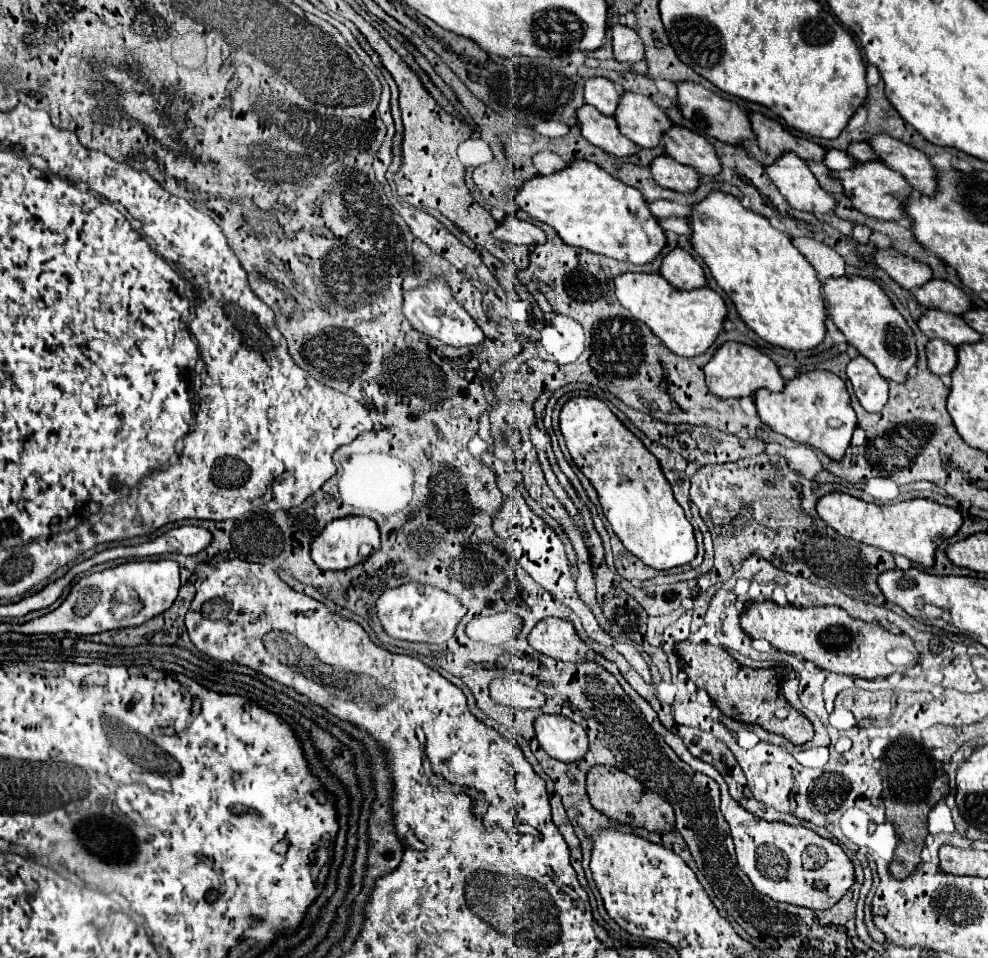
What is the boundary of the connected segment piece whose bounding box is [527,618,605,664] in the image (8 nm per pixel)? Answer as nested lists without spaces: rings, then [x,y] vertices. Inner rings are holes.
[[[545,618],[535,624],[535,628],[527,636],[529,644],[555,660],[567,660],[567,662],[585,662],[589,656],[593,656],[595,662],[605,662],[601,654],[591,650],[589,644],[585,644],[573,624],[565,618]]]

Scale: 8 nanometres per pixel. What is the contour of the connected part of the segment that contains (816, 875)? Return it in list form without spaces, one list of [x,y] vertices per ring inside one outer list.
[[[653,720],[651,726],[655,732],[659,732],[665,738],[665,742],[673,748],[673,752],[683,762],[687,762],[693,770],[711,776],[719,784],[721,812],[731,826],[731,836],[733,836],[735,850],[737,850],[737,862],[739,862],[741,870],[749,876],[749,880],[753,882],[757,892],[769,896],[775,902],[795,904],[795,906],[803,906],[809,910],[827,910],[843,898],[843,894],[855,882],[855,870],[853,870],[853,862],[841,850],[839,844],[833,844],[831,840],[821,838],[817,832],[813,832],[809,828],[789,826],[783,822],[767,822],[767,820],[757,818],[755,814],[747,812],[743,806],[739,806],[731,798],[723,776],[711,764],[693,756],[685,748],[683,740],[679,736],[675,736],[673,732],[669,732],[667,728],[663,728],[663,724],[659,720]]]

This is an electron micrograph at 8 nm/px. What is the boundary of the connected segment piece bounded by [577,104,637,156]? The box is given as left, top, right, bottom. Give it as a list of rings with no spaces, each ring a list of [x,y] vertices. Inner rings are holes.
[[[585,104],[577,110],[577,118],[581,134],[603,152],[613,156],[633,156],[637,152],[637,144],[619,132],[613,116],[605,116],[597,112],[597,108]]]

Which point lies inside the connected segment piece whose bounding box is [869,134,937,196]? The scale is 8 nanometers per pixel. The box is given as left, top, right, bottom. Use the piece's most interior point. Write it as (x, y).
(912, 163)

